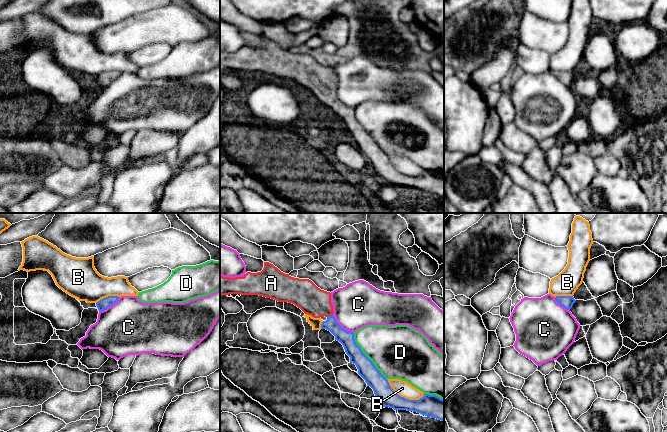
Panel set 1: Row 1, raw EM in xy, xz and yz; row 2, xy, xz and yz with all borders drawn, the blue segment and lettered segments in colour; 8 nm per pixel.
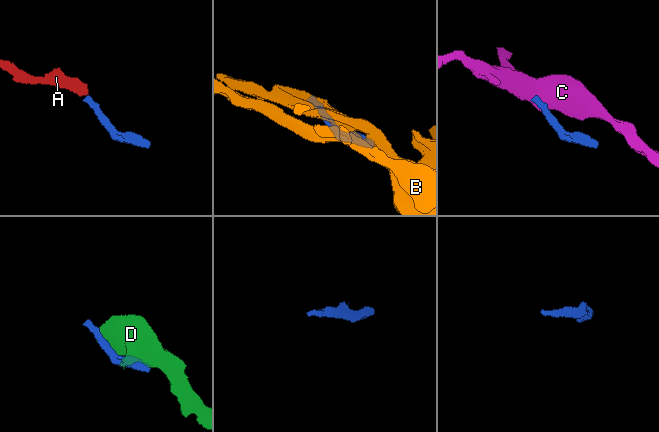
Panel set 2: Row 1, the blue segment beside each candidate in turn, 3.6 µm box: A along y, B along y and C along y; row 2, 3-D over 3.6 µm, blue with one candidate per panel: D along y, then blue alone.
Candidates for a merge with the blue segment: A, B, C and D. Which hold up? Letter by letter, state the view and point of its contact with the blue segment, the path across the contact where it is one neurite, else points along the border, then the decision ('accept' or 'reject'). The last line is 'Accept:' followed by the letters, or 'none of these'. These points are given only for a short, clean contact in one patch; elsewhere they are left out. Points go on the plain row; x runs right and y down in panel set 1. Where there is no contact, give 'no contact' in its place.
A: xz (329, 92) | across xz (346, 114), (331, 100), (329, 92), (313, 77) | accept
B: xz (403, 173) | reject
C: xz (340, 102) | along xz (333, 90), (336, 97), (343, 104), (353, 109) | reject
D: xz (366, 132) | reject
Accept: A

